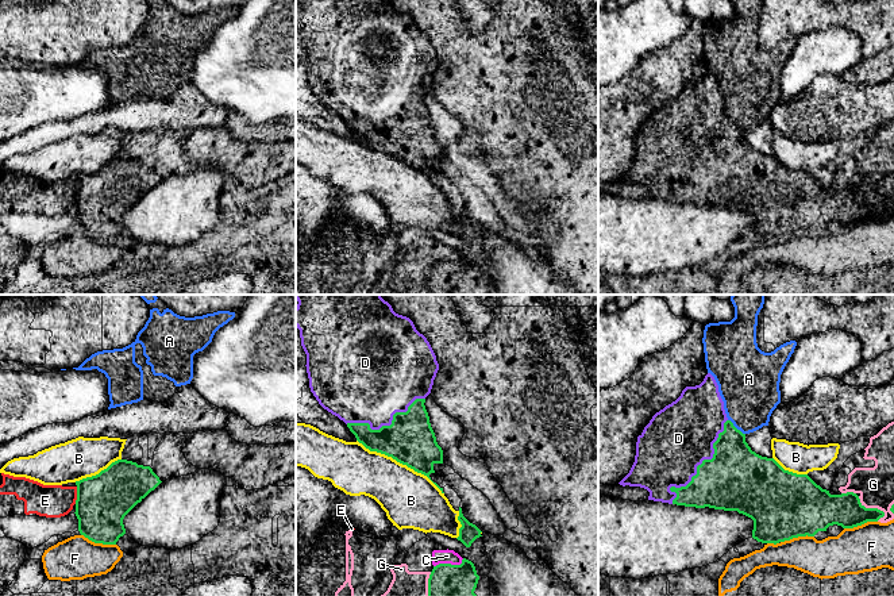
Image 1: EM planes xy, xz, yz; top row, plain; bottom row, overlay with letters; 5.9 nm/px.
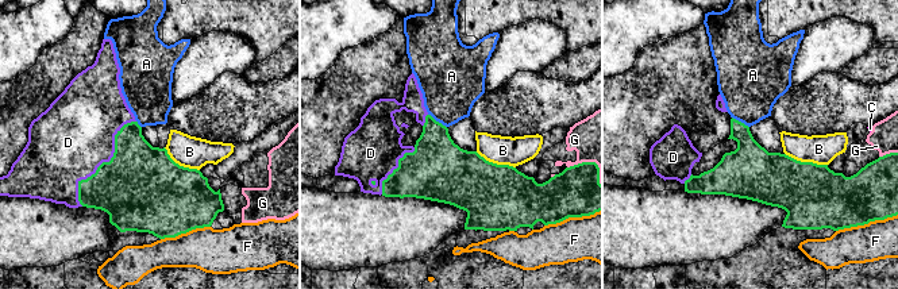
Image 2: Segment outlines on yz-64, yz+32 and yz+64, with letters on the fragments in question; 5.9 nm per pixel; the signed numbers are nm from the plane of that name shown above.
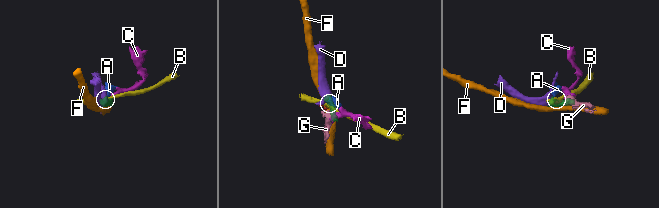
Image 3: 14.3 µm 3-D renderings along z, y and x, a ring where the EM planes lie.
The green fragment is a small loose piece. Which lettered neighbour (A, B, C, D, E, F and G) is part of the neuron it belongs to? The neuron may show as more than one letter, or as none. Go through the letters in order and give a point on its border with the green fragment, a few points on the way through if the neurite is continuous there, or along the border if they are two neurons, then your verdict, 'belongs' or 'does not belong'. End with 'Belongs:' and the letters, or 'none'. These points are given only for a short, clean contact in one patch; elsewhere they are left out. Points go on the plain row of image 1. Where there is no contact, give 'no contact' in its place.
A: yz (735, 125) | along yz (728, 116), (744, 131) | does not belong
B: xz (400, 160) | does not belong
C: xz (449, 261) | does not belong
D: yz (698, 162) | belongs
E: xy (77, 192) | along xy (77, 184), (74, 200) | does not belong
F: xy (99, 239) | does not belong
G: yz (871, 206) | does not belong
Belongs: D

